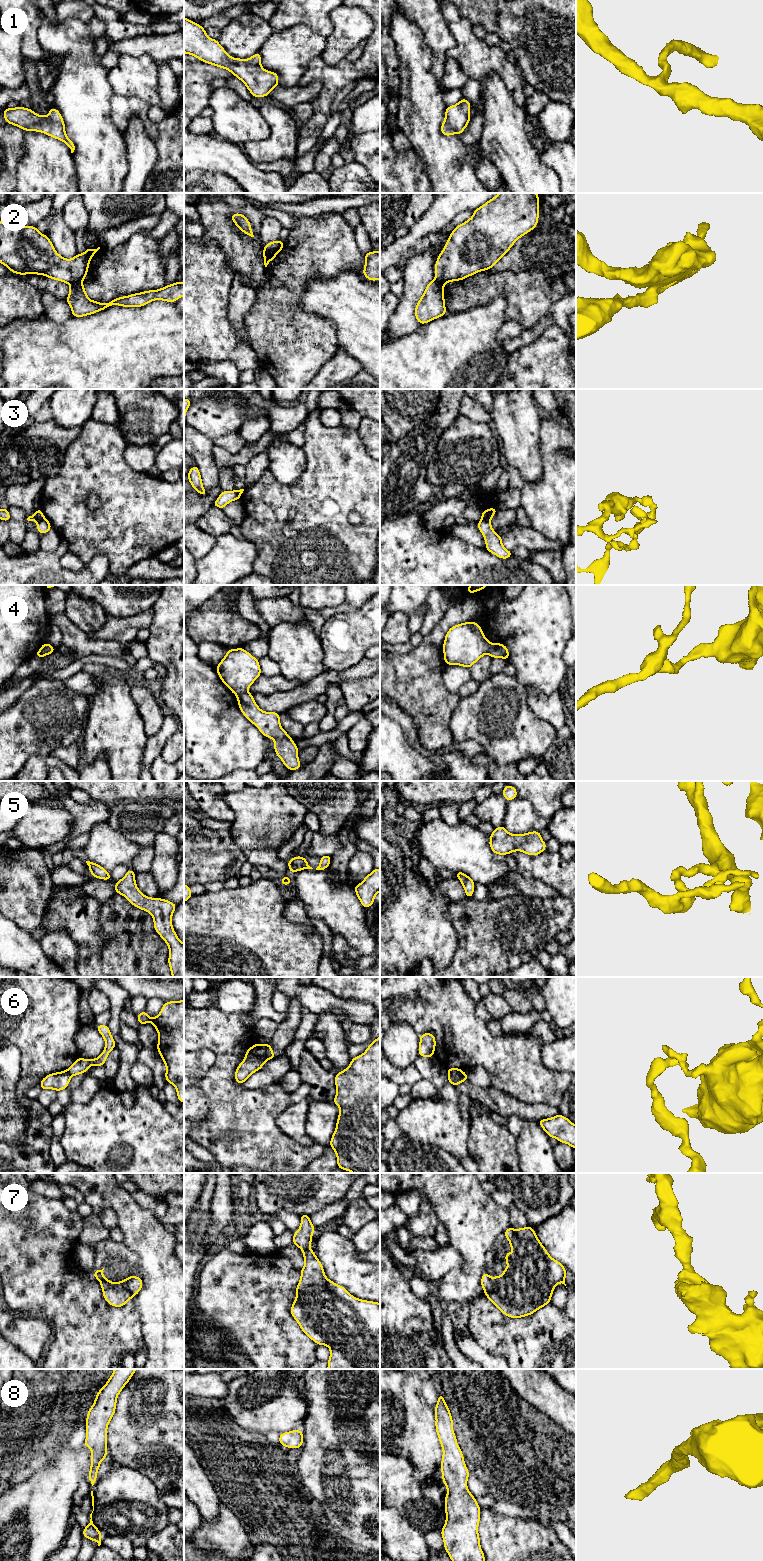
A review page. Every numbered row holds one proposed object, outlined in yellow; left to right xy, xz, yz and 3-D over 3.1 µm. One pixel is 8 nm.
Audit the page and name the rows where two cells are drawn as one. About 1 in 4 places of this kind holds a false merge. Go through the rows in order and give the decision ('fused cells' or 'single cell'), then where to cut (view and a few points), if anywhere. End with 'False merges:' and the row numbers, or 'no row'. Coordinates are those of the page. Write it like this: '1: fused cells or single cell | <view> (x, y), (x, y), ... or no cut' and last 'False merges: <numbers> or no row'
1: single cell | no cut
2: fused cells | xy (81, 281), (69, 284)
3: fused cells | yz (482, 518), (489, 521)
4: fused cells | xy (49, 644), (44, 650), (43, 655)
5: single cell | no cut
6: fused cells | yz (463, 1071), (448, 1074)
7: single cell | no cut
8: single cell | no cut
False merges: 2, 3, 4, 6

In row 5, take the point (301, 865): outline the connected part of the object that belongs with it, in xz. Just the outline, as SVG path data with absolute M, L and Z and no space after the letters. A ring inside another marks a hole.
M296 856L290 860L288 860L288 867L290 872L293 874L294 872L301 871L304 869L313 869L309 866L306 858L302 856Z

